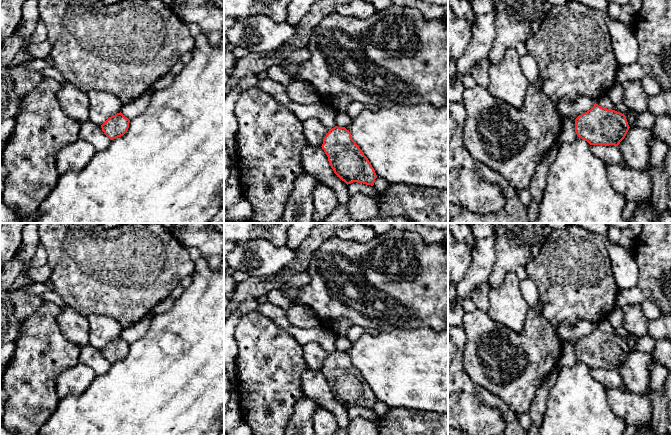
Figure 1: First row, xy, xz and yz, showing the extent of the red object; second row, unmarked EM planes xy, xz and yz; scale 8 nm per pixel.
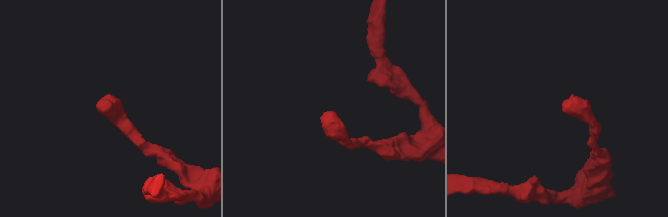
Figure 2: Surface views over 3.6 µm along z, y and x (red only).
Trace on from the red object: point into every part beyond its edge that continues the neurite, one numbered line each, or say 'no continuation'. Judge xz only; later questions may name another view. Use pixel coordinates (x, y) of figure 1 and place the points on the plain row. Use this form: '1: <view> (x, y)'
1: xz (326, 339)

